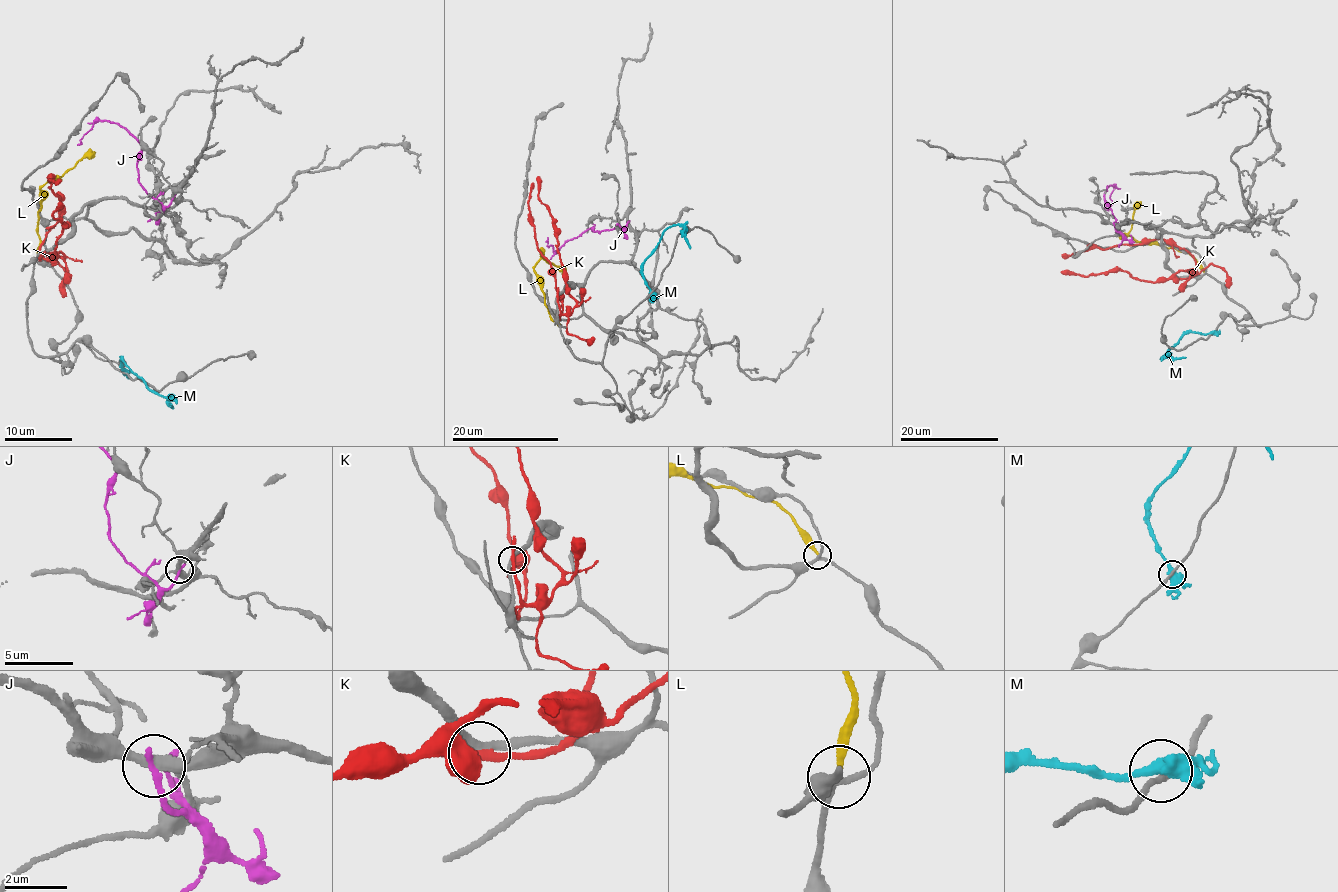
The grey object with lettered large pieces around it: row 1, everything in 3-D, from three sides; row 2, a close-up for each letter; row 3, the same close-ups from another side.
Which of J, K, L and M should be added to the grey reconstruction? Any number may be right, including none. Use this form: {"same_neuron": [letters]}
{"same_neuron": []}

